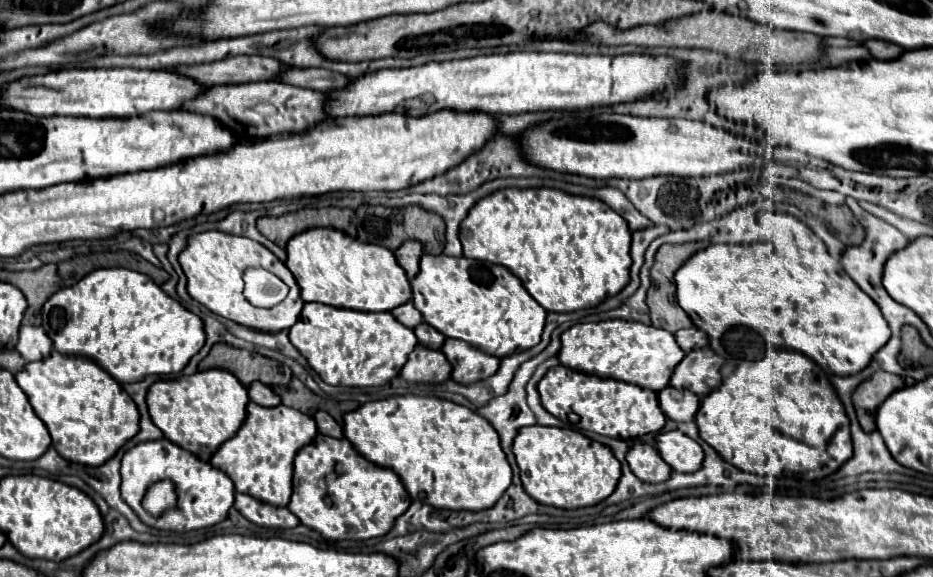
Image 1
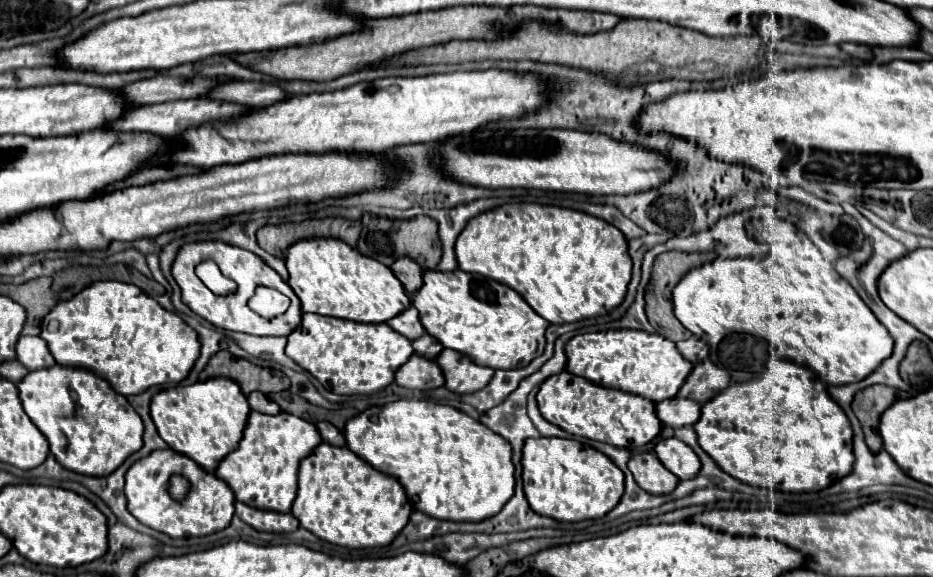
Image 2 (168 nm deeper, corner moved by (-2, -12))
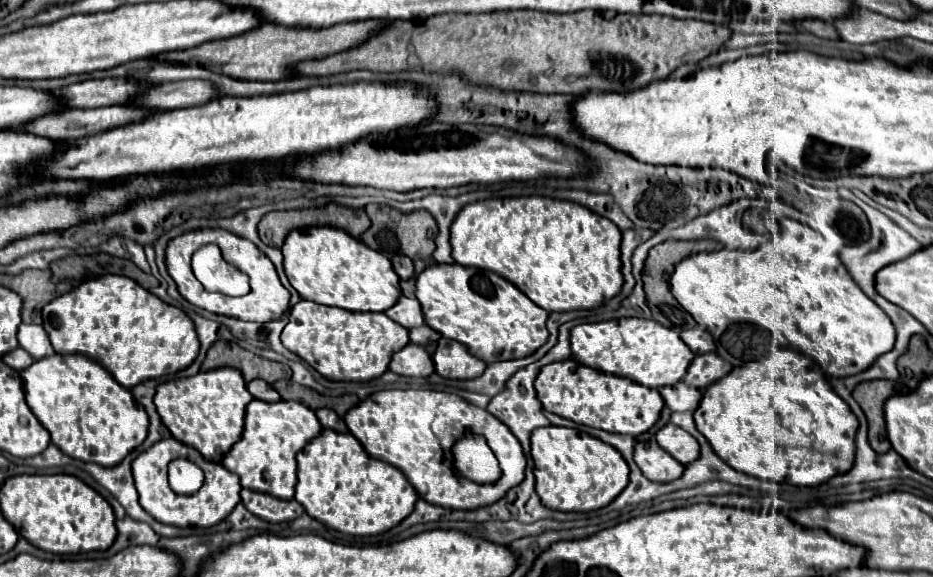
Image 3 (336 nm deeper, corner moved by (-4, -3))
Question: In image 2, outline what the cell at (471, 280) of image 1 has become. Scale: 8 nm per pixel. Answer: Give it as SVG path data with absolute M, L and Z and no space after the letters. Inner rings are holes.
M427 270L423 274L423 286L413 294L413 306L419 310L419 318L427 334L435 336L445 348L467 354L479 366L489 366L493 370L511 370L527 366L535 356L543 354L547 320L543 320L515 290L495 282L491 278L469 274L463 270L439 272Z

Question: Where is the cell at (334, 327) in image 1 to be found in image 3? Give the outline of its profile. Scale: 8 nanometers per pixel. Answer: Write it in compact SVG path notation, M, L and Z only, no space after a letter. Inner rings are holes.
M303 299L289 311L289 323L281 333L281 341L291 353L305 359L313 369L317 369L323 377L331 381L377 379L387 371L393 353L401 351L401 347L407 347L411 343L409 329L393 323L385 313L351 313L339 307L317 305Z

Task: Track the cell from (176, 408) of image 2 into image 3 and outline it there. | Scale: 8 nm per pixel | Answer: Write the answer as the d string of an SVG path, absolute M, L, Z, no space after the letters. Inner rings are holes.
M221 367L211 371L201 371L195 377L181 379L177 383L161 383L155 393L155 407L161 421L171 431L171 435L195 447L205 459L221 461L225 453L241 439L245 407L251 403L245 379L237 369Z

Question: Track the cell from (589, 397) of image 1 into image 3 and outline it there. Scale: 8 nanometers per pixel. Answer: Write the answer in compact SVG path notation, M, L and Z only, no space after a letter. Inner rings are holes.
M573 359L545 365L537 375L535 389L545 411L571 419L575 423L603 429L609 433L641 435L649 431L663 409L663 399L659 391L641 387L625 377L613 377L595 369L589 369Z

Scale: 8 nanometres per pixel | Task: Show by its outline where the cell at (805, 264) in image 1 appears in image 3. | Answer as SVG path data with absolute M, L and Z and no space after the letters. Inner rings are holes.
M789 217L773 221L769 231L771 239L753 251L721 249L713 253L697 253L683 259L671 275L669 285L677 303L713 337L721 335L727 329L727 323L731 323L729 331L715 339L715 343L774 343L789 347L817 361L827 377L857 375L869 369L879 355L893 349L895 327L891 319L857 287L837 253L825 249L825 241L817 231Z

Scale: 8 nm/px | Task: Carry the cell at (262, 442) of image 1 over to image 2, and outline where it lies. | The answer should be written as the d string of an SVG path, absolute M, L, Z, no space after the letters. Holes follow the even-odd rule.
M251 412L249 420L247 420L247 428L243 432L243 440L239 442L237 450L233 450L217 468L217 476L221 480L225 480L231 490L235 492L235 498L251 504L255 508L261 510L273 510L273 512L289 512L291 504L297 496L297 470L299 470L299 462L309 456L321 442L321 436L315 428L315 424L297 418L293 414L287 412L279 412L275 416L269 414L259 414L259 412Z

